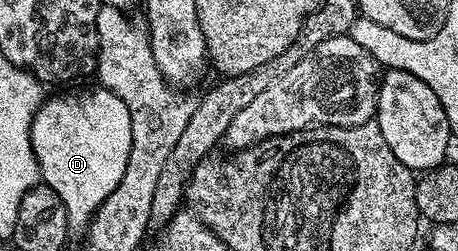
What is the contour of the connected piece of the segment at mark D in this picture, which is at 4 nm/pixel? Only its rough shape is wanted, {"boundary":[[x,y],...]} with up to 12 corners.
{"boundary":[[47,97],[30,129],[41,181],[85,231],[132,152],[128,104]]}

